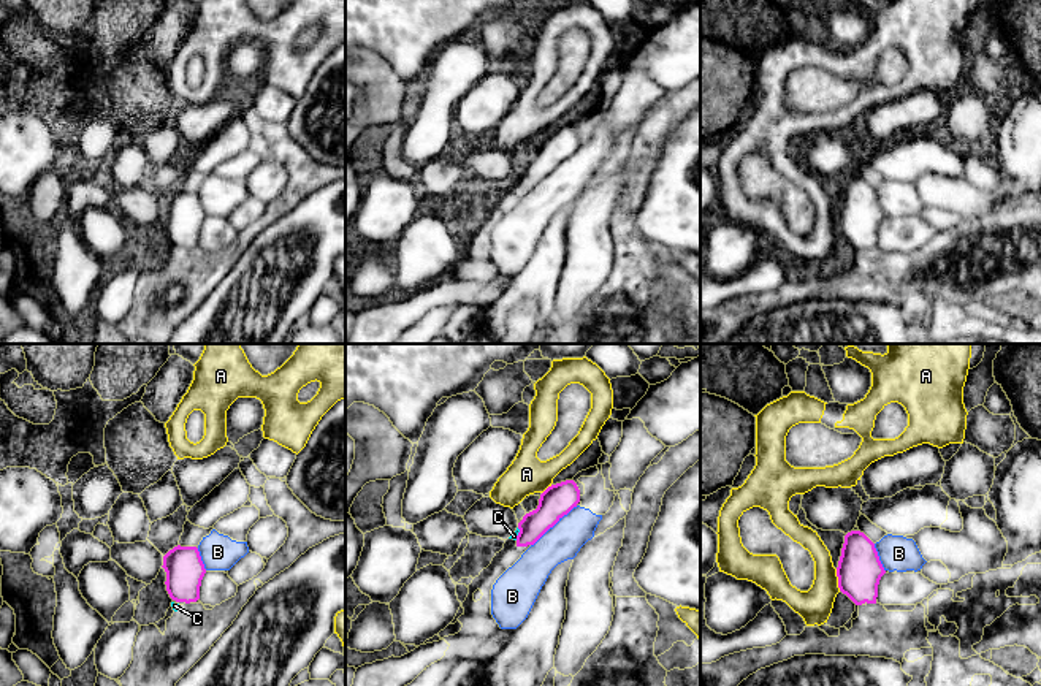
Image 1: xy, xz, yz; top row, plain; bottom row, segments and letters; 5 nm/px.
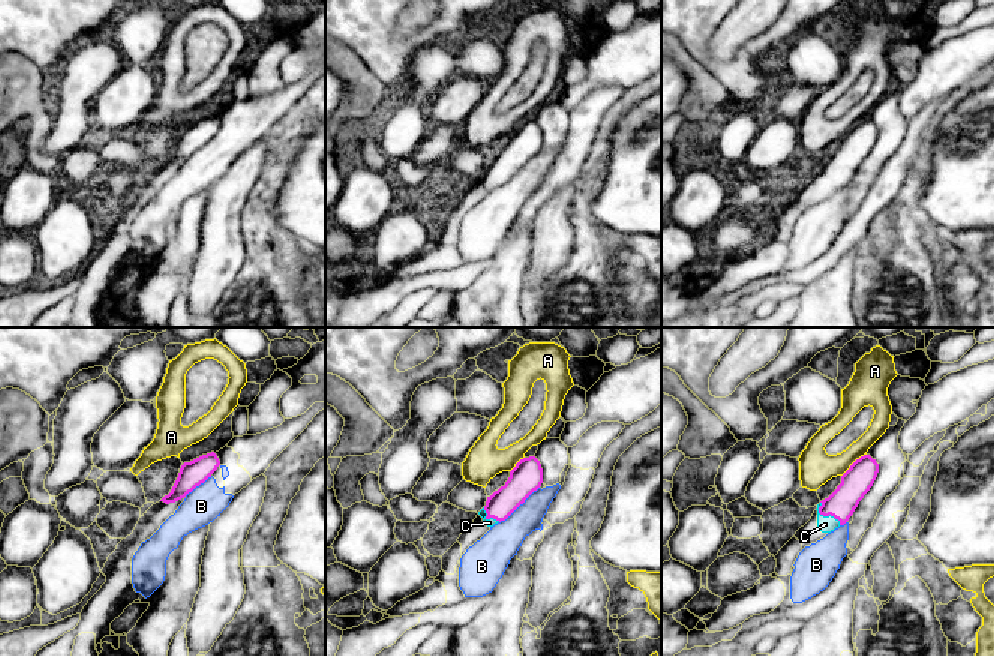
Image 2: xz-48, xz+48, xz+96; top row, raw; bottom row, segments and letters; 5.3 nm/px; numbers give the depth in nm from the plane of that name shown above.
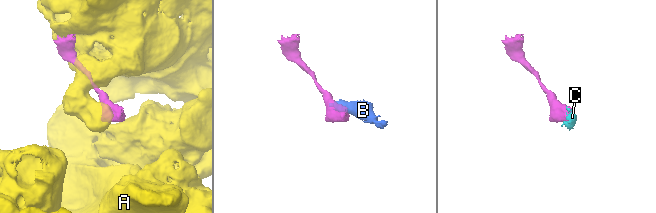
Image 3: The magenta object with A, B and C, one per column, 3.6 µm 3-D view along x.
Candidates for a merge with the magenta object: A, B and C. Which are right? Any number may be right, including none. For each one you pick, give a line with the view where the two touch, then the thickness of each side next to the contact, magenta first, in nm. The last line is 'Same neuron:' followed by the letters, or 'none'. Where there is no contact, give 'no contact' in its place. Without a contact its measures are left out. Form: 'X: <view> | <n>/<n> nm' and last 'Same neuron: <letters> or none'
C: xz | 160/30 nm
Same neuron: C

